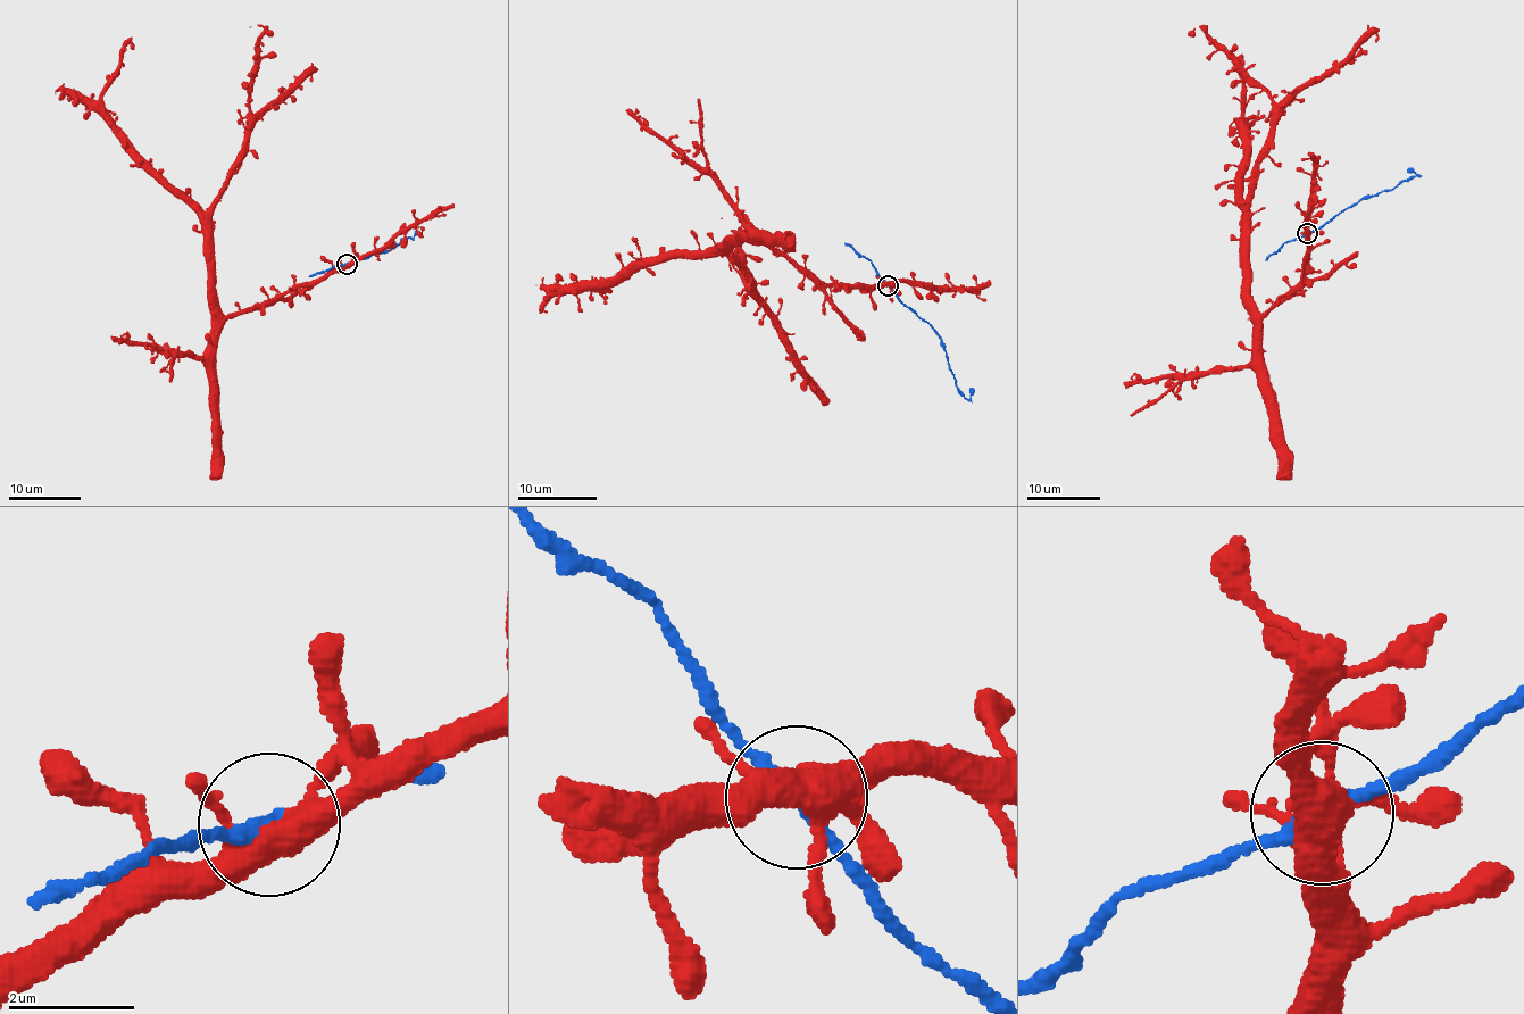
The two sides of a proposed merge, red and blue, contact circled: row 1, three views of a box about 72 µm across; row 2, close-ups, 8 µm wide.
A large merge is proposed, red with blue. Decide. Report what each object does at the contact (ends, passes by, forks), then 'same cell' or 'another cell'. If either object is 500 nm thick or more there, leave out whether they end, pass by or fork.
red forks there; blue passes by; same cell

